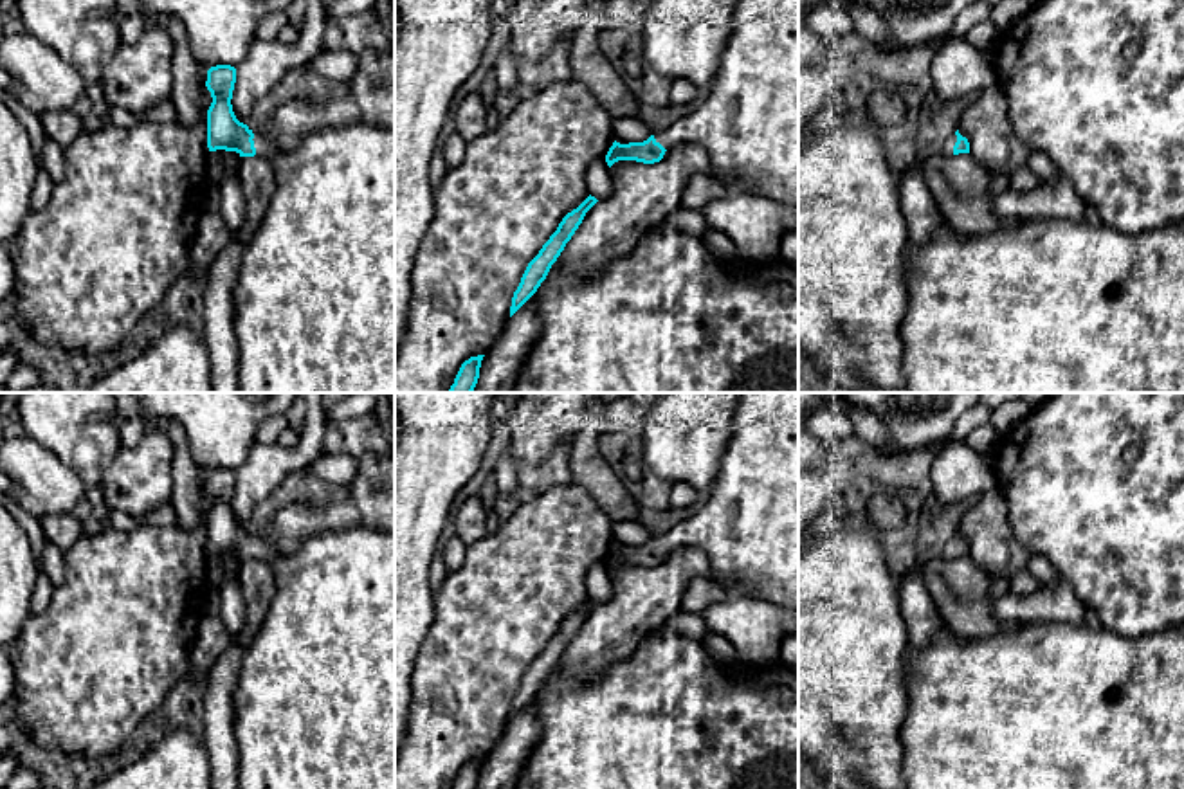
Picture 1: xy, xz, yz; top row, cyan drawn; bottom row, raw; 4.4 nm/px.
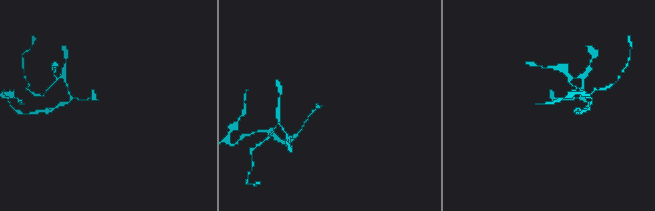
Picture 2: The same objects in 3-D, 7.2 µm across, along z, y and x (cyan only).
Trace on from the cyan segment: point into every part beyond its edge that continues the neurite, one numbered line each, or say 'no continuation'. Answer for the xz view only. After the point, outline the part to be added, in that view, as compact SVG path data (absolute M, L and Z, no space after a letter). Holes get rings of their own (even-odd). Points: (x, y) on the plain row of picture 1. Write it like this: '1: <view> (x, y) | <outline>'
1: xz (748, 528) | M741 393L737 416L728 434L728 447L721 461L721 472L710 486L708 501L687 521L676 524L665 535L654 539L665 553L683 548L701 549L724 589L737 587L742 596L798 611L798 393Z

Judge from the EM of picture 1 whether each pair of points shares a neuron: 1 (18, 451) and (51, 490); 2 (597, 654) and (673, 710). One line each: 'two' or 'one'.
1: one
2: two

